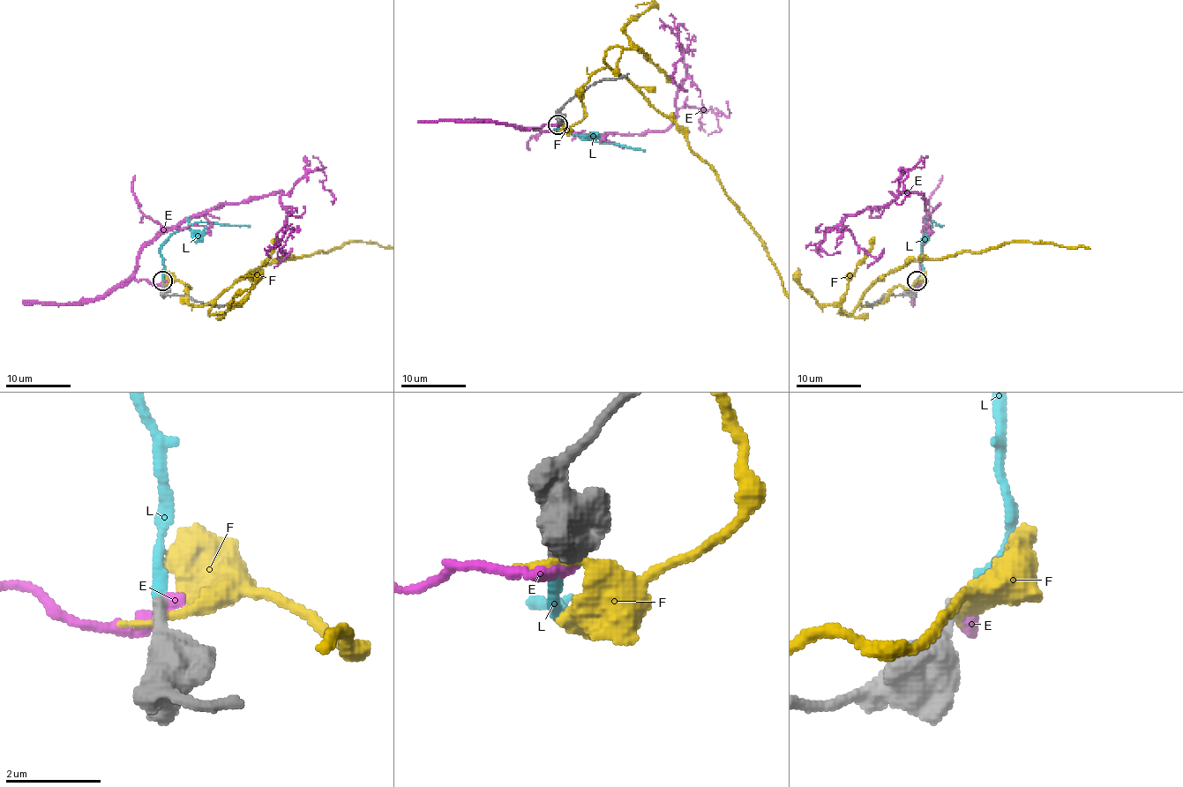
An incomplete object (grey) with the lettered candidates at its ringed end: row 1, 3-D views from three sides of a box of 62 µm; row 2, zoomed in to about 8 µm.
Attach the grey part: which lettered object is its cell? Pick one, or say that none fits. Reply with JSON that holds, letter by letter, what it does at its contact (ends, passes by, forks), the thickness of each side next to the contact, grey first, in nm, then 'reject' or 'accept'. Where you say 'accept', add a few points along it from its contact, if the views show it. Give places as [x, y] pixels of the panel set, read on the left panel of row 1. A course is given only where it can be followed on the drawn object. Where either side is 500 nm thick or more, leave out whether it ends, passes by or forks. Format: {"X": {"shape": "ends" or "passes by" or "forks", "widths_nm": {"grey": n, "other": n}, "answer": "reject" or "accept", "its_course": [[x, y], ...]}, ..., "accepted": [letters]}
{"E": {"shape": "ends", "widths_nm": {"grey": 320, "other": 360}, "answer": "reject"}, "F": {"shape": "ends", "widths_nm": {"grey": 480, "other": 200}, "answer": "reject"}, "L": {"shape": "ends", "widths_nm": {"grey": 240, "other": 240}, "answer": "accept", "its_course": [[163, 281], [160, 246], [174, 234], [199, 222], [250, 227]]}, "accepted": ["L"]}

